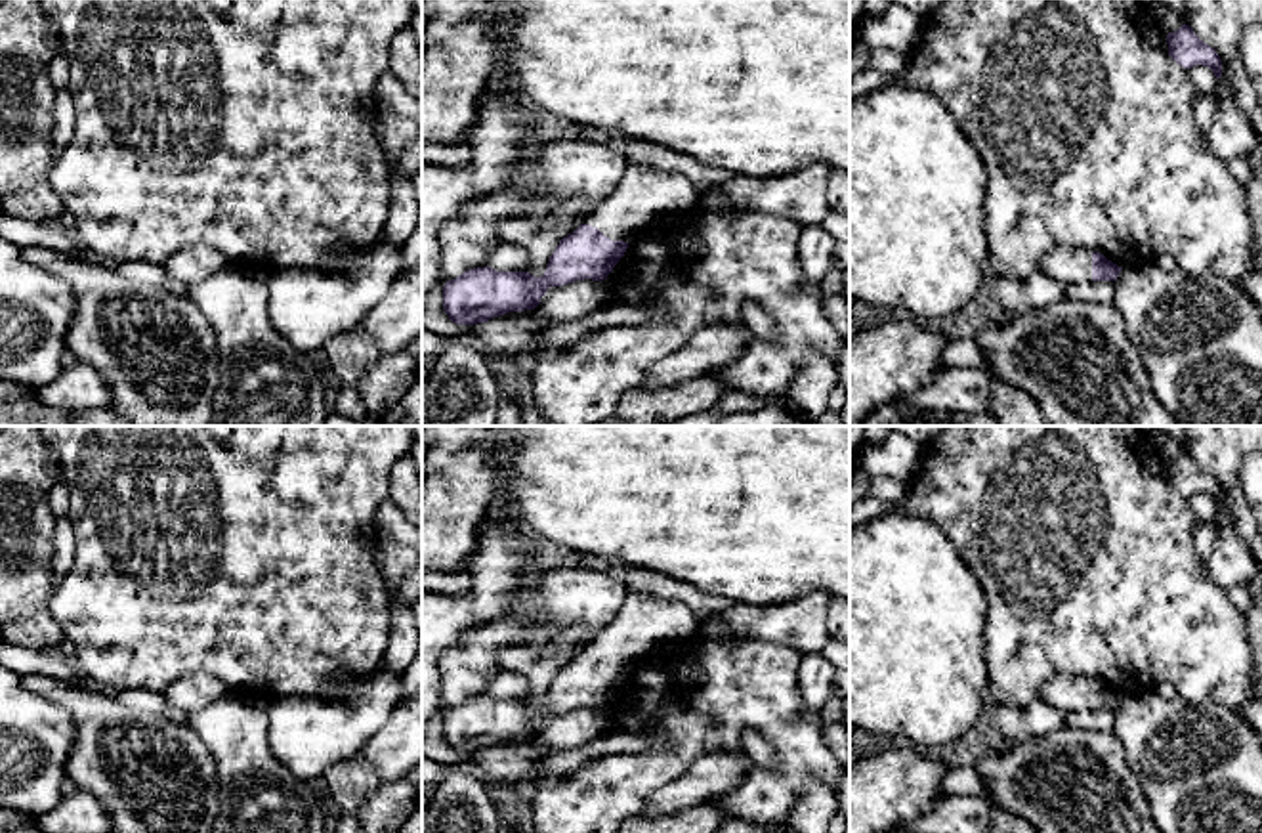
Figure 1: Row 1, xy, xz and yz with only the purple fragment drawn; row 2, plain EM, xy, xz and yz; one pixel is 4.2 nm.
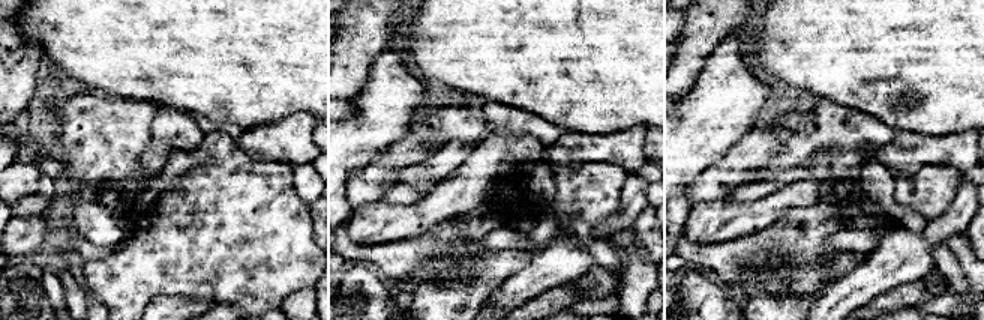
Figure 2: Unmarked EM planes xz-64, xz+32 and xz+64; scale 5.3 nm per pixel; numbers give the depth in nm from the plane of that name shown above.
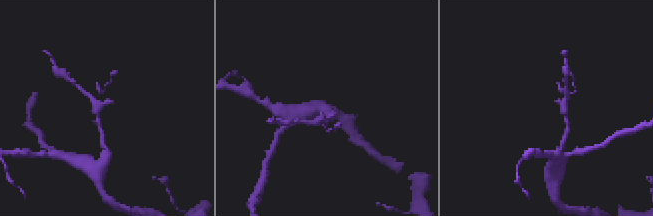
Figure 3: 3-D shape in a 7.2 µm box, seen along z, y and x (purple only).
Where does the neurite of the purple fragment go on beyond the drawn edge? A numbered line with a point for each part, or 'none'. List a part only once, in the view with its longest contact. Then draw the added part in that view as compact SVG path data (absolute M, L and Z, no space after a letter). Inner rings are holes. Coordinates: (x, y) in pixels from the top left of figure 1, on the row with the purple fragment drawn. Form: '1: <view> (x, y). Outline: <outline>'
1: xz (644, 193). Outline: M628 164L619 187L598 204L584 224L611 241L630 243L663 214L682 214L699 203L699 191L676 172Z

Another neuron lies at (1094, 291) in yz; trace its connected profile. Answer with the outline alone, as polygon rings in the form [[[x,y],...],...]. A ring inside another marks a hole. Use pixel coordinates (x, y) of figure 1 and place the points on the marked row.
[[[1081,281],[1067,285],[1067,298],[1088,302],[1111,302],[1115,281]]]

